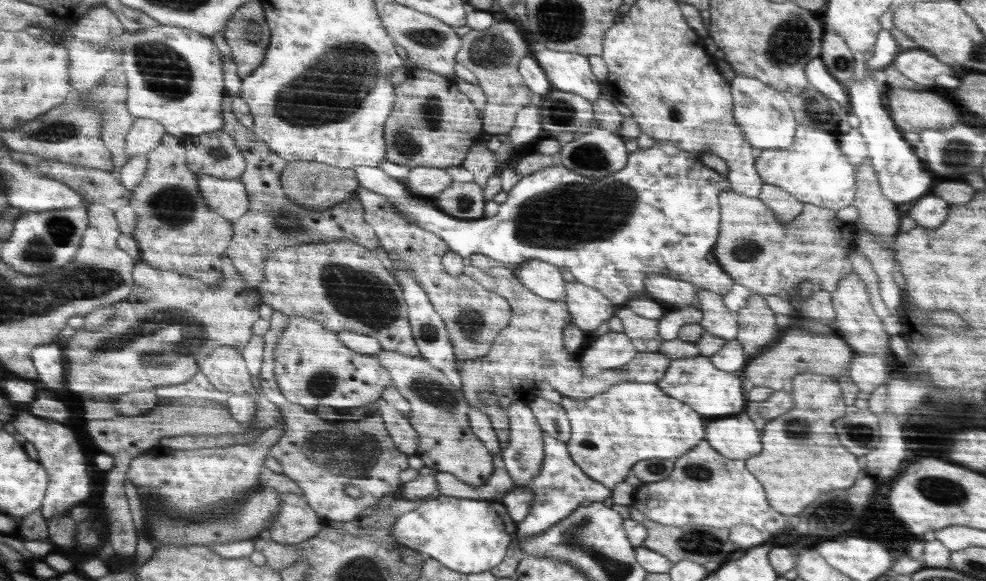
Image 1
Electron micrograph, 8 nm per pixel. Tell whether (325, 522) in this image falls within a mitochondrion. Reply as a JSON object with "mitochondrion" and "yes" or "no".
{"mitochondrion":"no"}

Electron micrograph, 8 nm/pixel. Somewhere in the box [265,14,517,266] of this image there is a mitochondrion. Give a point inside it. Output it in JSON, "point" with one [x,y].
{"point":[336,86]}

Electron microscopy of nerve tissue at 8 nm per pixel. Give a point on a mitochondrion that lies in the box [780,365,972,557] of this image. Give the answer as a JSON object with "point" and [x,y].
{"point":[947,492]}

